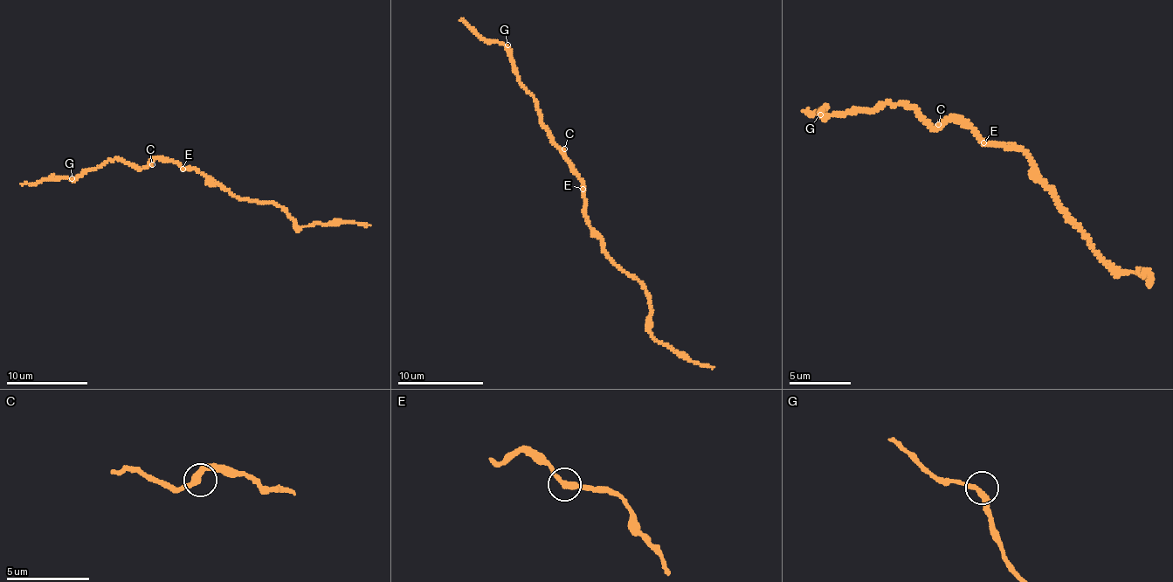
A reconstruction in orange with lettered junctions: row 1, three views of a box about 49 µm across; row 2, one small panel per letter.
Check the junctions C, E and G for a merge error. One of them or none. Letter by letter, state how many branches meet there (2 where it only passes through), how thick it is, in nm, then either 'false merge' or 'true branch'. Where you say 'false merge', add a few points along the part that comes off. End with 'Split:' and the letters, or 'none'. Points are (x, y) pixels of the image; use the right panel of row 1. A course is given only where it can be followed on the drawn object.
C: 2 | 320 nm | true branch
E: 2 | 320 nm | true branch
G: 2 | 320 nm | true branch
Split: none

